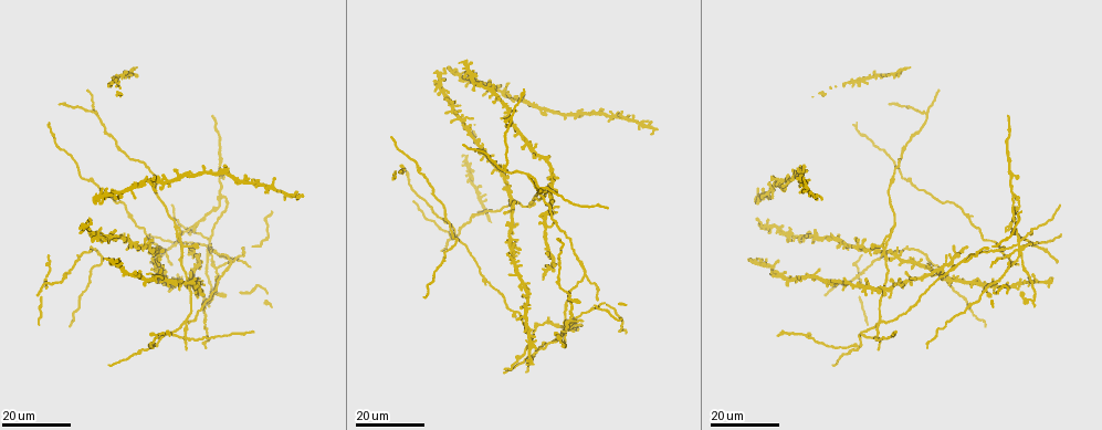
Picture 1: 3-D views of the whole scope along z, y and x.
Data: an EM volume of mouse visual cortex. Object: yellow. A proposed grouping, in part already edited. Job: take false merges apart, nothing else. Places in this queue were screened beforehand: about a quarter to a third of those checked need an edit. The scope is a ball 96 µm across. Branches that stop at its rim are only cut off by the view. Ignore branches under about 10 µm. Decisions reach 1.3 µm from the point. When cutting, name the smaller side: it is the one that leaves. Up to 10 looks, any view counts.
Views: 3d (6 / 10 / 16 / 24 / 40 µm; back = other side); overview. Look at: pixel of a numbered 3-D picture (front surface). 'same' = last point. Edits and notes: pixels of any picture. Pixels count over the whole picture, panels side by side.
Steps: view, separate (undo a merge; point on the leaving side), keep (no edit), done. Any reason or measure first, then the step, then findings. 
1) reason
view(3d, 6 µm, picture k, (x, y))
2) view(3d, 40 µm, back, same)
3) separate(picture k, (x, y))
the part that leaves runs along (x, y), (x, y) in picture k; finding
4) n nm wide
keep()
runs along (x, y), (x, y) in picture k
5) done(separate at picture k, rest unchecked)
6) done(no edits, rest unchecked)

calibre changes
view(3d, 24 µm, picture 1, (523, 172))

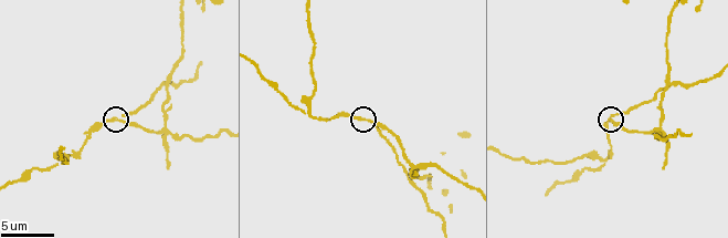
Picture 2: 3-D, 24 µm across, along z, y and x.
closer look
view(3d, 10 µm, picture 2, (113, 120))

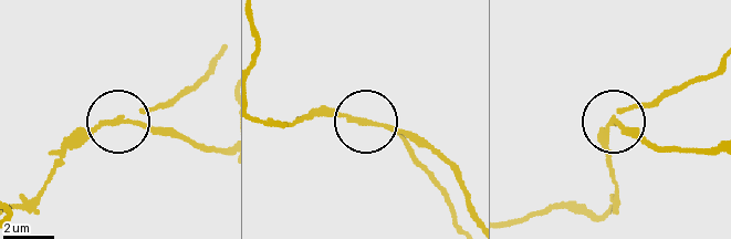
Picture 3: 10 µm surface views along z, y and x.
separate(picture 3, (153, 134))
the part that leaves runs along (618, 120), (662, 145), (713, 149) in picture 3; two neurons meet here

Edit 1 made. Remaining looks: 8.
view(overview)

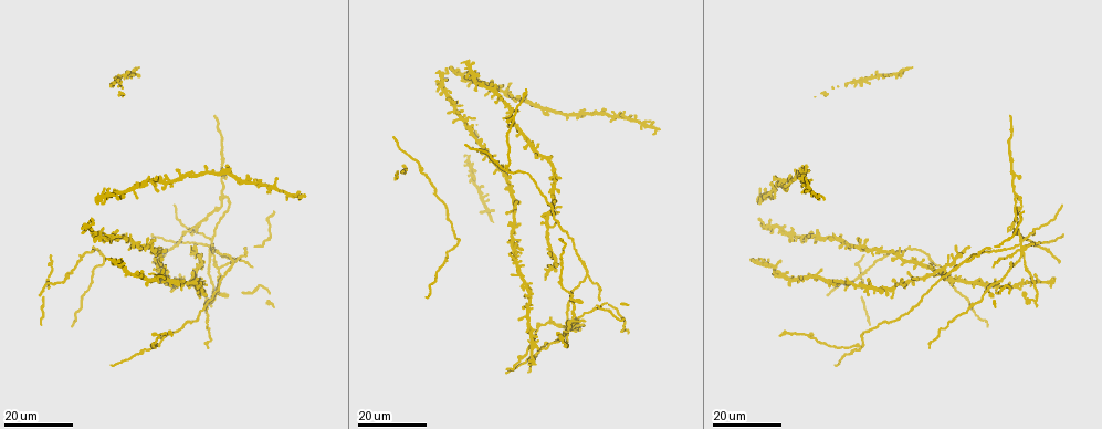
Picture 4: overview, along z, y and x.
three-way junction
view(3d, 16 µm, picture 4, (506, 170))

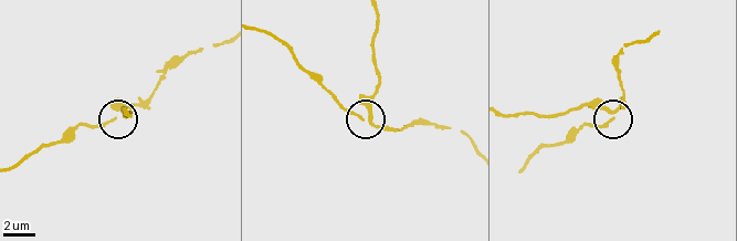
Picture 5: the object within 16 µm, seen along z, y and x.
closer look
view(3d, 10 µm, picture 5, (370, 114))

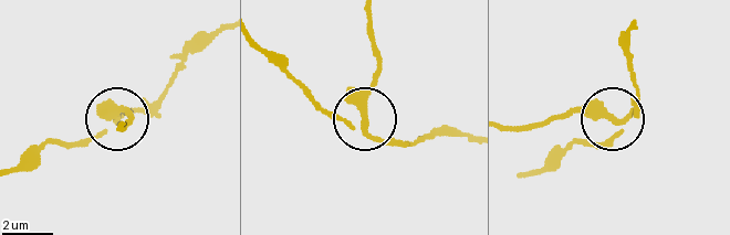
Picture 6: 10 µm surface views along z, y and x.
3 arms
separate(picture 6, (110, 105))
the part that leaves runs along (624, 119), (575, 113), (512, 125) in picture 6; a second neuron is stuck on

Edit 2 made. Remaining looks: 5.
three-way junction
view(3d, 16 µm, picture 4, (462, 117))

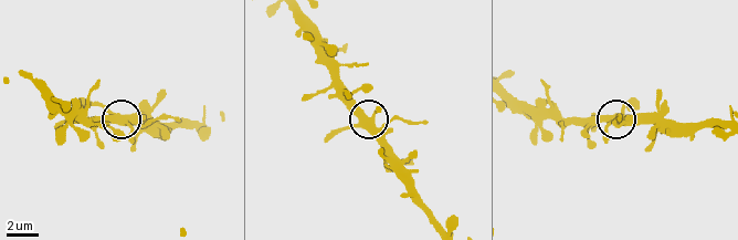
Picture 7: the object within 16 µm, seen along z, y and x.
view(3d, 6 µm, picture 7, (358, 123))

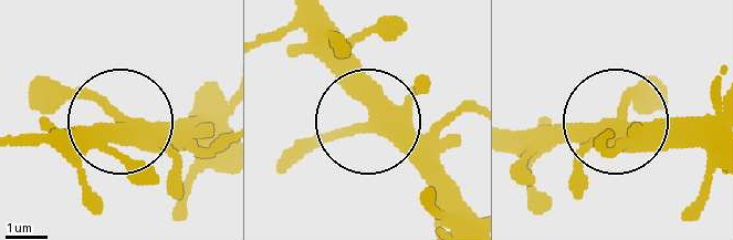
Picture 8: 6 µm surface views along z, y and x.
side arm 45 µm; 3 arms
keep()
continuous, no second neuron

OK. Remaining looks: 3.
view(3d, 16 µm, picture 4, (162, 178))

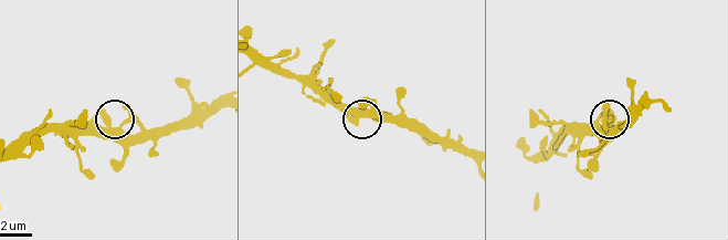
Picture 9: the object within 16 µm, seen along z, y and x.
view(3d, 10 µm, picture 9, (103, 110))

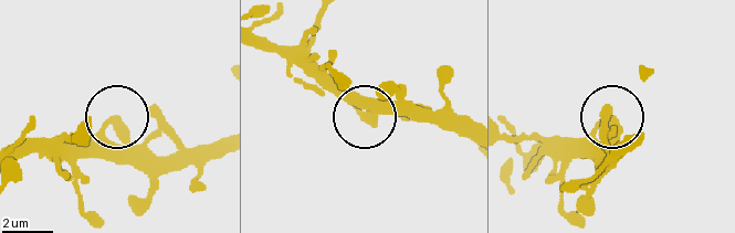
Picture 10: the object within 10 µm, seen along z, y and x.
keep()
runs along (17, 157), (80, 150), (116, 119), (160, 169) in picture 10; continuous, no second neuron

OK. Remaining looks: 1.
done(separate at picture 3, separate at picture 6, rest unchecked)

